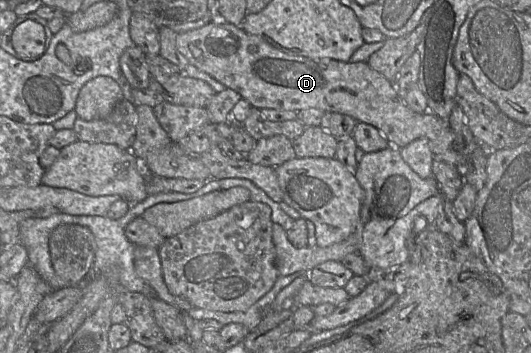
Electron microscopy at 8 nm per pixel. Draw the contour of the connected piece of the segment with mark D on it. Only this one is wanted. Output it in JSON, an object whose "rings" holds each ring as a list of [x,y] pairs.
{"rings":[[[218,18],[200,28],[179,33],[176,45],[190,64],[239,93],[254,108],[295,112],[316,108],[345,114],[357,122],[373,125],[396,148],[403,148],[418,138],[426,138],[434,158],[461,171],[463,156],[453,148],[455,134],[448,120],[430,111],[412,111],[395,83],[372,69],[368,62],[289,55],[277,49],[266,37],[249,34],[242,26]]]}

